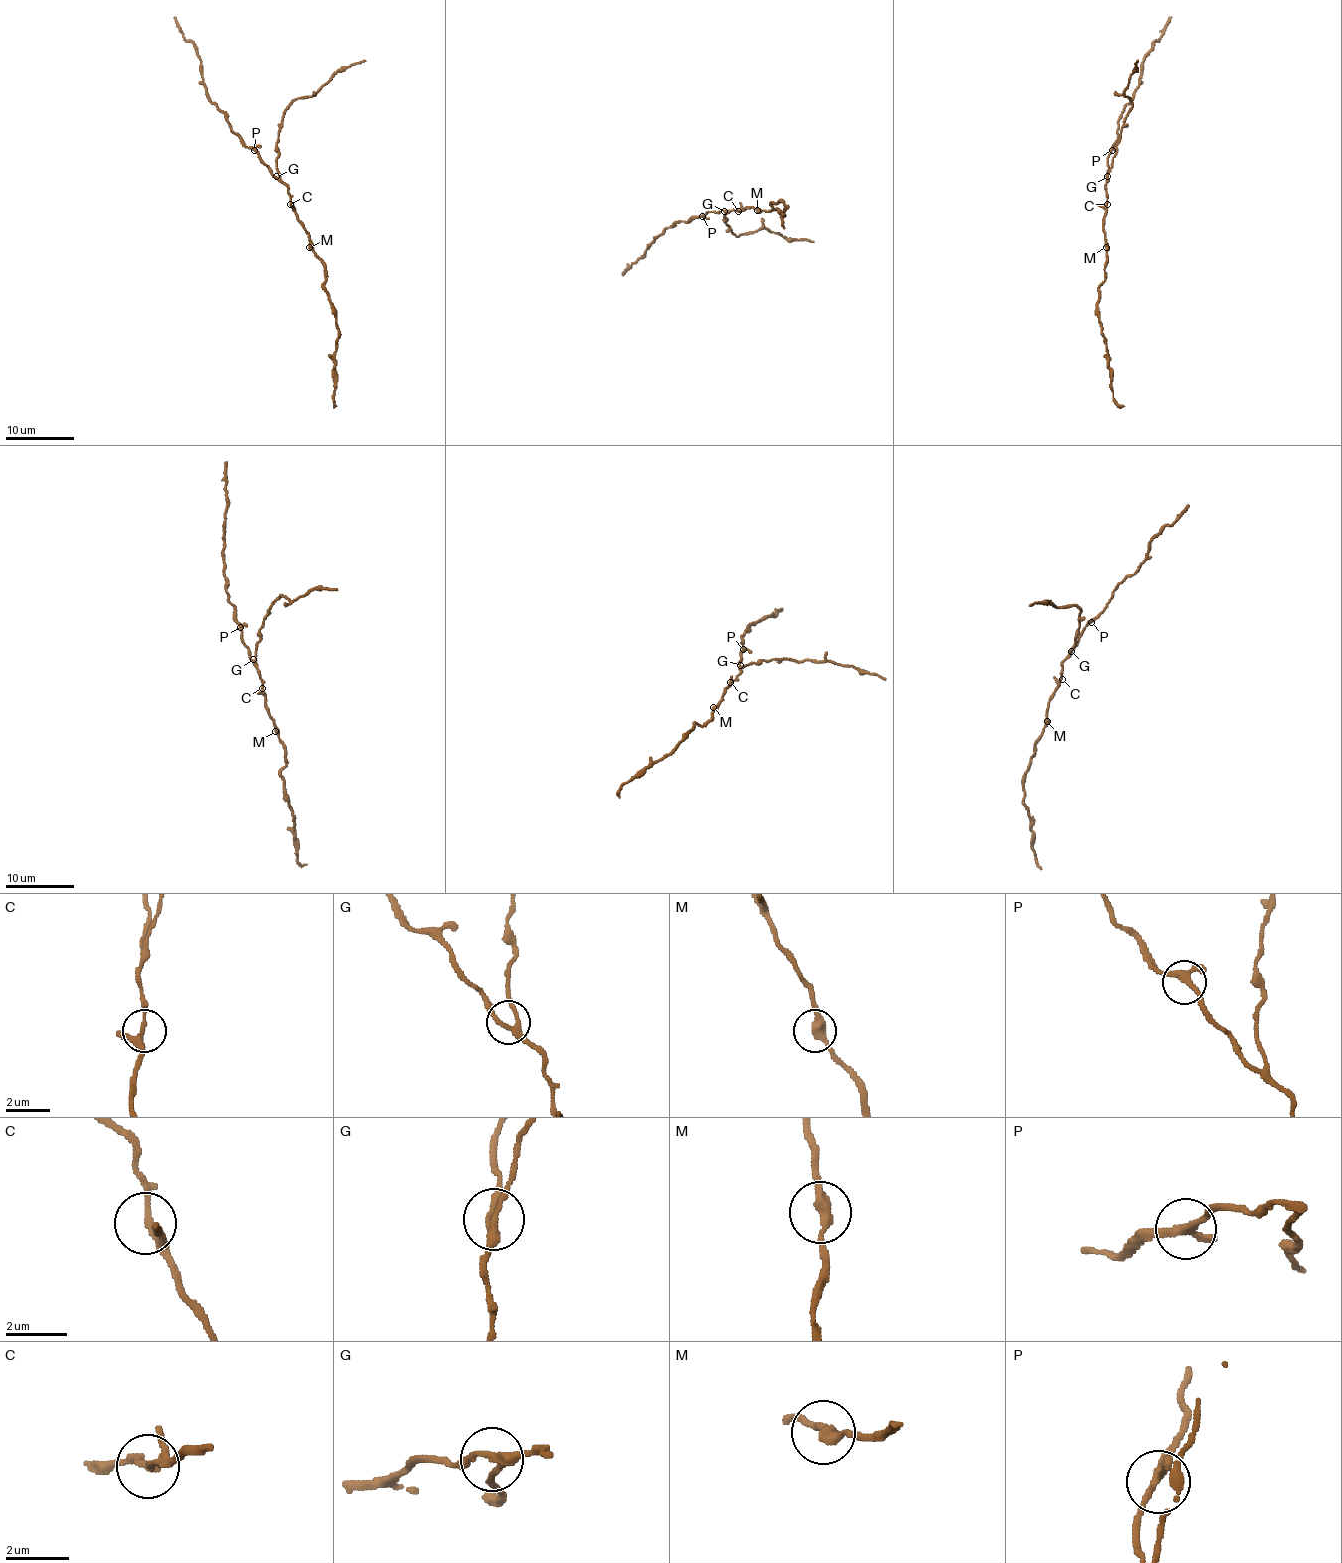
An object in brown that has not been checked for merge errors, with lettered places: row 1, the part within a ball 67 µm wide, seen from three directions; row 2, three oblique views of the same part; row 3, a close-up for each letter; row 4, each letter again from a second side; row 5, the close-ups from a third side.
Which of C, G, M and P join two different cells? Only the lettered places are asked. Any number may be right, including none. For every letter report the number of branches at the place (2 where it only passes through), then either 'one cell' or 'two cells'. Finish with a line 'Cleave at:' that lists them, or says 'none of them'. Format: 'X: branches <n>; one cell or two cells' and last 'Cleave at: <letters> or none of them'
C: branches 3; one cell
G: branches 3; one cell
M: branches 2; one cell
P: branches 3; one cell
Cleave at: none of them

